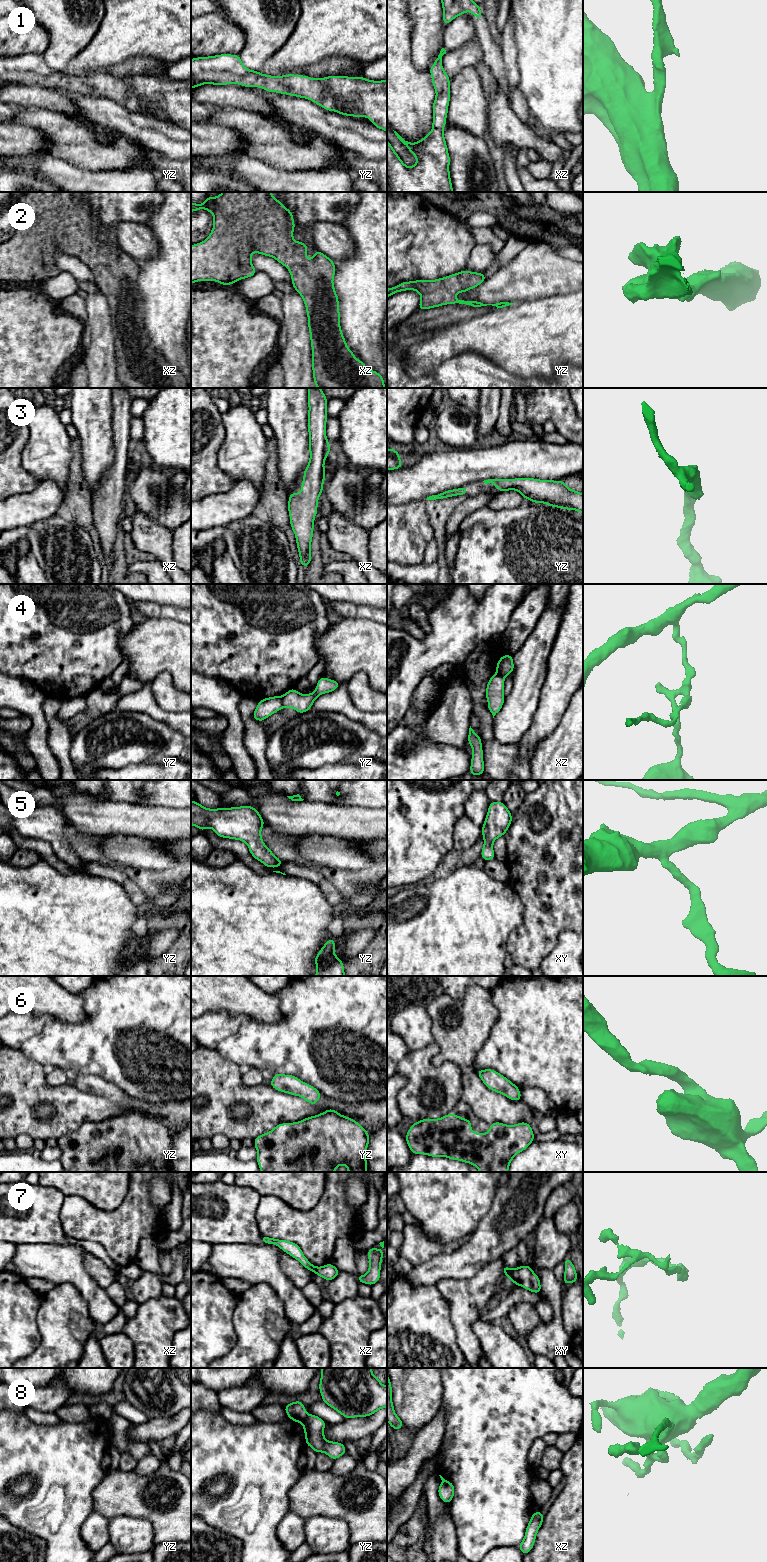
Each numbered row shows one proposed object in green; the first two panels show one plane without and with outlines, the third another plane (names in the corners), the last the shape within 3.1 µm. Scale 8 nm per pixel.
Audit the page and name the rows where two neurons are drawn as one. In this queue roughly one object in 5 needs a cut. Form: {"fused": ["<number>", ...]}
{"fused": ["4", "7", "8"]}

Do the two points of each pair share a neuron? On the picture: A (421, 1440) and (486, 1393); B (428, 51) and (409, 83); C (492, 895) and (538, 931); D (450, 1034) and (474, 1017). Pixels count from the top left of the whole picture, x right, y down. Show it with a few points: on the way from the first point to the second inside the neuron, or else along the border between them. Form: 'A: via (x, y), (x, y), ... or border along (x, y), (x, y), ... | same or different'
A: border along (441, 1407), (445, 1412), (445, 1432), (440, 1446) | different
B: border along (411, 46), (414, 66), (428, 71) | different
C: border along (518, 895), (523, 906), (523, 921), (508, 937) | different
D: via (456, 1028), (468, 1022) | same

